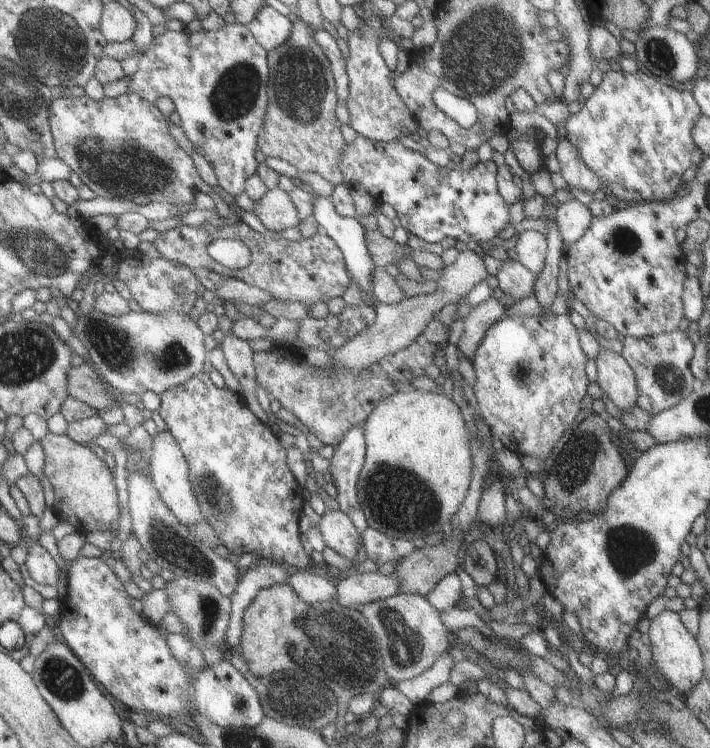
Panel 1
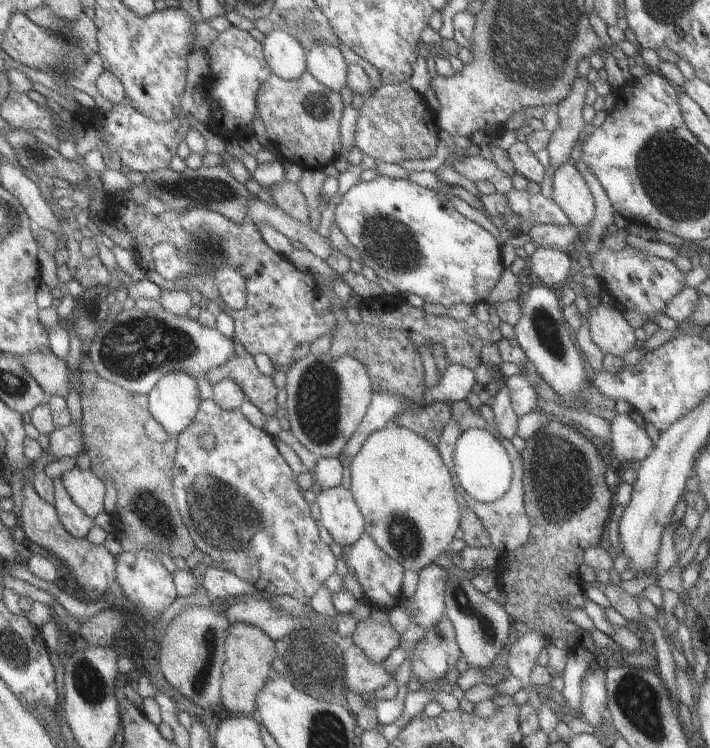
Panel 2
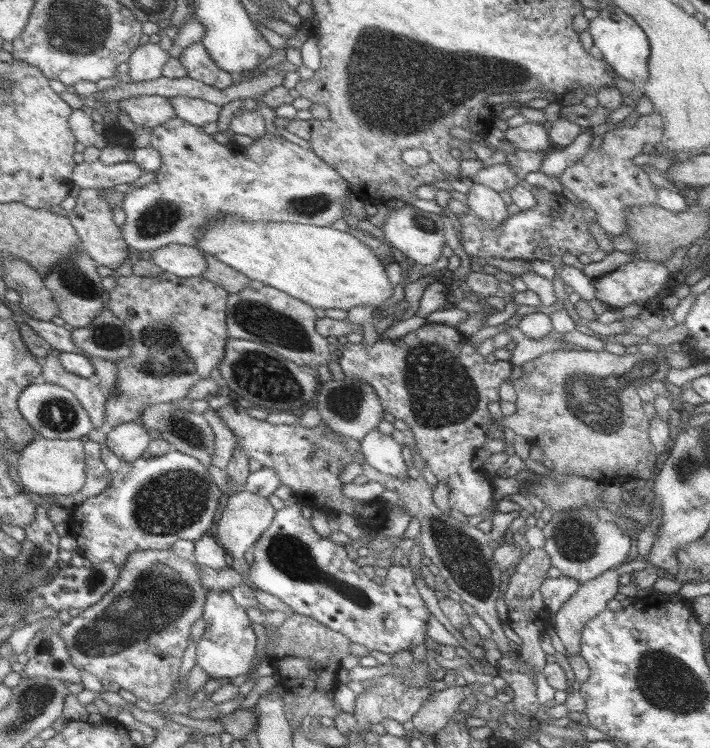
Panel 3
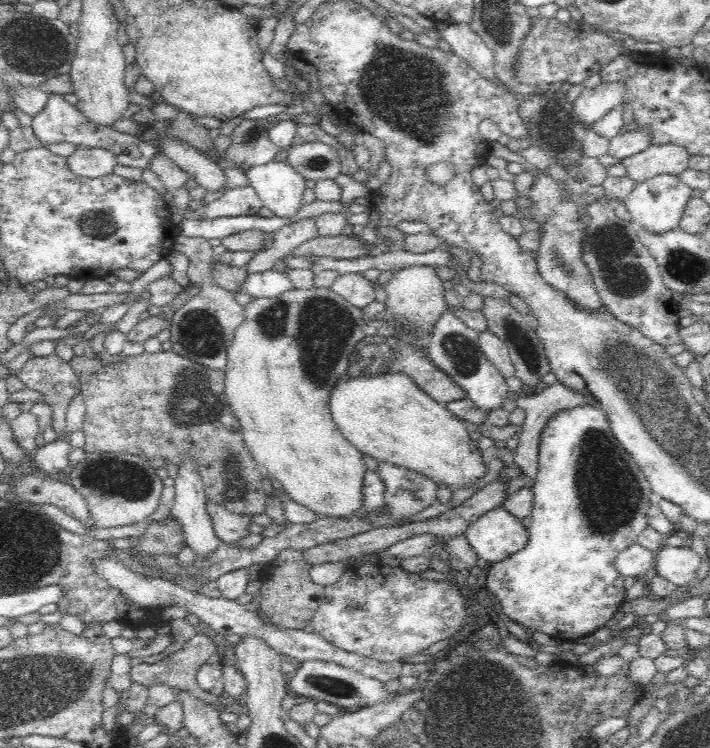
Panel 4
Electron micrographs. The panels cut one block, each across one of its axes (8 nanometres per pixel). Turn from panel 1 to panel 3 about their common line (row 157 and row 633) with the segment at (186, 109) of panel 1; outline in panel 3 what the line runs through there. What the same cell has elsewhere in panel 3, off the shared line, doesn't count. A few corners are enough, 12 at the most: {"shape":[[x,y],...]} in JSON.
{"shape":[[229,593],[206,594],[197,666],[230,679],[253,666],[256,638]]}

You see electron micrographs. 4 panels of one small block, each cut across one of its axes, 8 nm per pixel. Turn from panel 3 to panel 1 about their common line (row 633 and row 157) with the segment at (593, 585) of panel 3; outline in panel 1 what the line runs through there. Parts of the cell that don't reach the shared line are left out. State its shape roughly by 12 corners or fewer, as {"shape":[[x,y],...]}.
{"shape":[[557,141],[559,174],[571,189],[592,193],[599,178],[585,168],[577,148]]}

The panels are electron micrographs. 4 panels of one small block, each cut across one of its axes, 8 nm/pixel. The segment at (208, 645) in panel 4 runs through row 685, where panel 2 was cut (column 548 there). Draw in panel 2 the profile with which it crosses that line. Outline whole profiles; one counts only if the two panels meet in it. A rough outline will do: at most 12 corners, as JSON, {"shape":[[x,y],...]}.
{"shape":[[575,75],[557,103],[559,126],[545,146],[549,166],[540,186],[551,199],[551,176],[566,162],[585,123],[581,110],[587,77]]}

